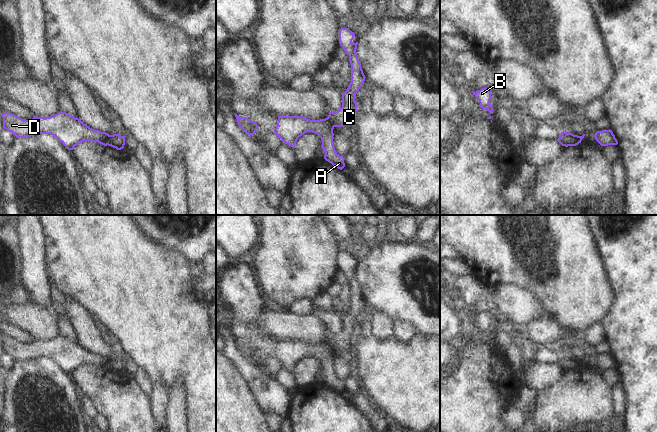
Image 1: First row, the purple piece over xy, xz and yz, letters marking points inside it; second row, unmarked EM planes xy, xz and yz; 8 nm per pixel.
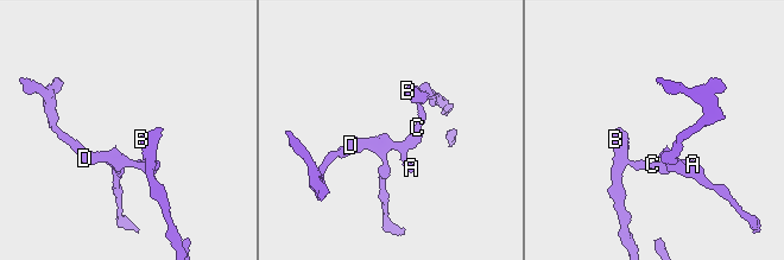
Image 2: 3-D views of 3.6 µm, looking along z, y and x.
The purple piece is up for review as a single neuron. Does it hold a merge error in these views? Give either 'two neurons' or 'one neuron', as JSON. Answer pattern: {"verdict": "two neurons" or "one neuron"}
{"verdict": "two neurons"}

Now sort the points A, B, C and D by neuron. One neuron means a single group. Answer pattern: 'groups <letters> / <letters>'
groups A D / B C

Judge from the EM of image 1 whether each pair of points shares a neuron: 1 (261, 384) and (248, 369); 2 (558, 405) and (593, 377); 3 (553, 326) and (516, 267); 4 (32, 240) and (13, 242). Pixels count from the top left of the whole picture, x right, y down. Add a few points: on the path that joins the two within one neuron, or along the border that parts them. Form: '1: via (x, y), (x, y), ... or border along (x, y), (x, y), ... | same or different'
1: via (259, 380), (252, 373) | same
2: via (567, 403), (584, 386) | same
3: border along (550, 315), (558, 321), (561, 327) | different
4: border along (18, 225), (23, 264) | different

